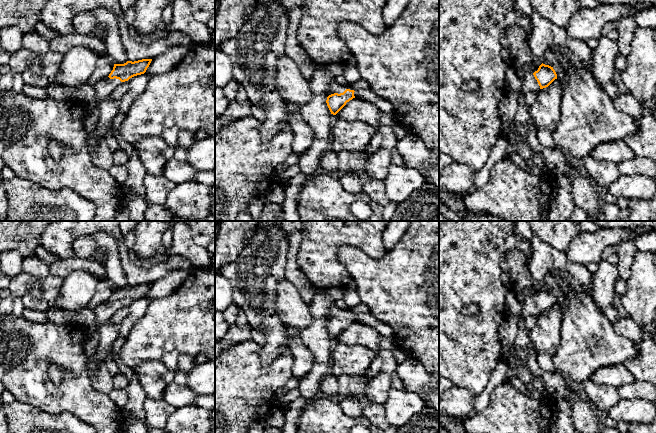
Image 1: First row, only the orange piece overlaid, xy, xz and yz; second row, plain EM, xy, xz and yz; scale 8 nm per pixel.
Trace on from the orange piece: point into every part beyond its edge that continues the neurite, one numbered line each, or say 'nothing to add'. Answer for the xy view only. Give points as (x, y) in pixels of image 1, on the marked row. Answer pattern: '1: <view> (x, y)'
1: xy (105, 87)

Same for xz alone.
1: xz (334, 88)

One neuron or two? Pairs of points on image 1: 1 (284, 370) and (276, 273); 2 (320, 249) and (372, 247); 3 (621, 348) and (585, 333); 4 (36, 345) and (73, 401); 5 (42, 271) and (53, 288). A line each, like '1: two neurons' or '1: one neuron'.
1: two neurons
2: one neuron
3: one neuron
4: one neuron
5: two neurons

